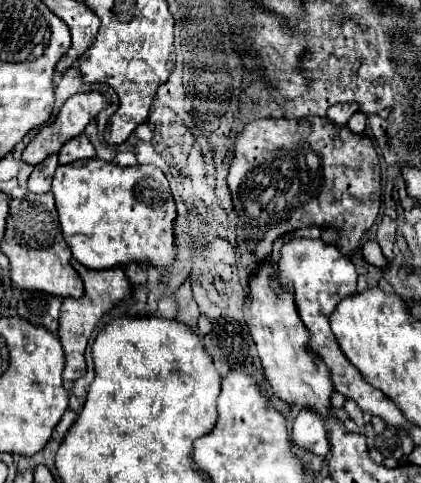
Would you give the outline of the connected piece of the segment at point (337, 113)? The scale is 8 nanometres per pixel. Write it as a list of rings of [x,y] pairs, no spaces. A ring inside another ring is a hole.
[[[356,101],[332,105],[332,107],[328,109],[328,117],[330,117],[330,121],[334,121],[336,125],[346,125],[346,121],[348,121],[358,109],[360,109],[360,105],[356,105]]]

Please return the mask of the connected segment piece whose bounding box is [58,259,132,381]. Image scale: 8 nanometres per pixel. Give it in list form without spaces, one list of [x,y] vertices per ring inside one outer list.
[[[72,259],[72,267],[78,271],[78,275],[84,281],[84,295],[80,299],[64,299],[62,309],[60,309],[58,337],[60,337],[60,343],[62,343],[64,353],[66,353],[64,379],[68,379],[68,381],[84,377],[84,373],[86,373],[84,351],[86,351],[88,339],[90,339],[94,327],[98,325],[98,321],[102,319],[102,315],[108,313],[112,307],[116,307],[120,301],[124,301],[124,299],[128,299],[132,295],[132,285],[130,285],[128,277],[124,275],[122,267],[106,269],[106,271],[92,271],[92,269],[86,269],[76,259]]]

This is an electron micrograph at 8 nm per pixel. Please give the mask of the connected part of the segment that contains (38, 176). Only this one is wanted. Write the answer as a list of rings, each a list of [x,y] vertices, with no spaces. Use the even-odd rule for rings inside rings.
[[[52,155],[46,161],[42,161],[40,165],[36,165],[28,179],[28,189],[32,193],[40,193],[40,195],[48,193],[50,185],[52,185],[52,177],[56,173],[56,167],[58,167],[58,155]]]

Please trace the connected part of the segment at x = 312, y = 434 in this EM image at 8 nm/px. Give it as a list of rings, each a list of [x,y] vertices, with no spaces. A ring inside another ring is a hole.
[[[300,411],[292,429],[292,443],[298,449],[316,453],[318,457],[326,457],[326,453],[330,451],[330,445],[326,437],[326,425],[320,419],[320,415],[312,411]]]

